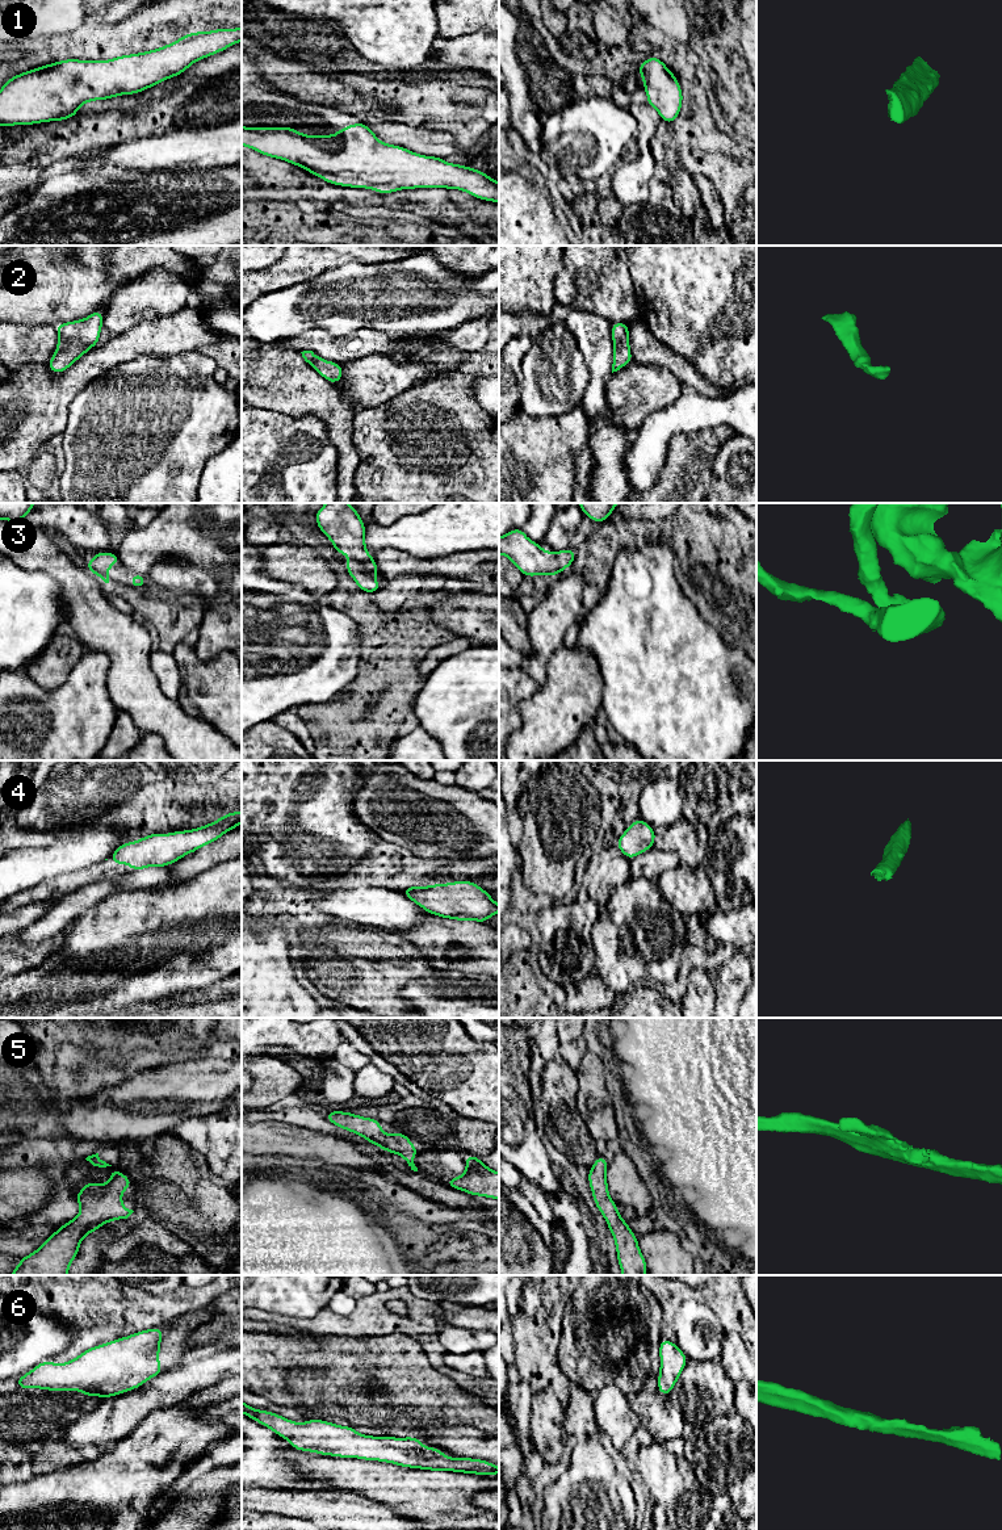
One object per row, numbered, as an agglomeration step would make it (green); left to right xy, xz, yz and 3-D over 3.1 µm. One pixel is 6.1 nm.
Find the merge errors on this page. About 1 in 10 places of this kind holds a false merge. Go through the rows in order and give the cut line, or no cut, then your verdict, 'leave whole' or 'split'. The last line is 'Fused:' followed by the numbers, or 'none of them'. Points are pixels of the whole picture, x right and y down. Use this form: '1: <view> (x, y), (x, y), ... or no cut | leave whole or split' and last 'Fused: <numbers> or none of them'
1: no cut | leave whole
2: no cut | leave whole
3: no cut | leave whole
4: no cut | leave whole
5: no cut | leave whole
6: no cut | leave whole
Fused: none of them

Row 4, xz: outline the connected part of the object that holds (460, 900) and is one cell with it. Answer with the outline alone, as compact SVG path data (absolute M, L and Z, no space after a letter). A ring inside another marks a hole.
M469 880L428 886L404 885L402 892L428 914L441 918L486 923L499 913L499 905L491 896Z

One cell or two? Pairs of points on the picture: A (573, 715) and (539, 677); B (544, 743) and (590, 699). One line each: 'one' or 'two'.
A: two
B: one

